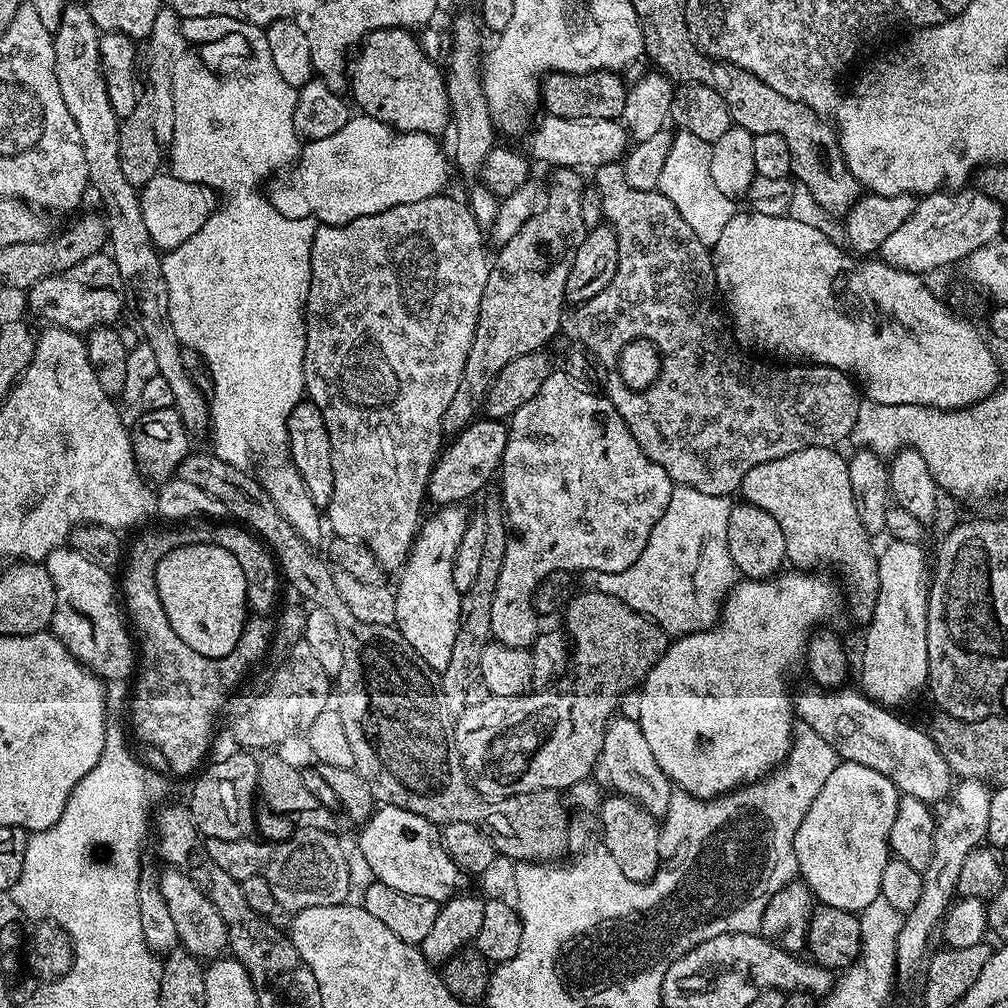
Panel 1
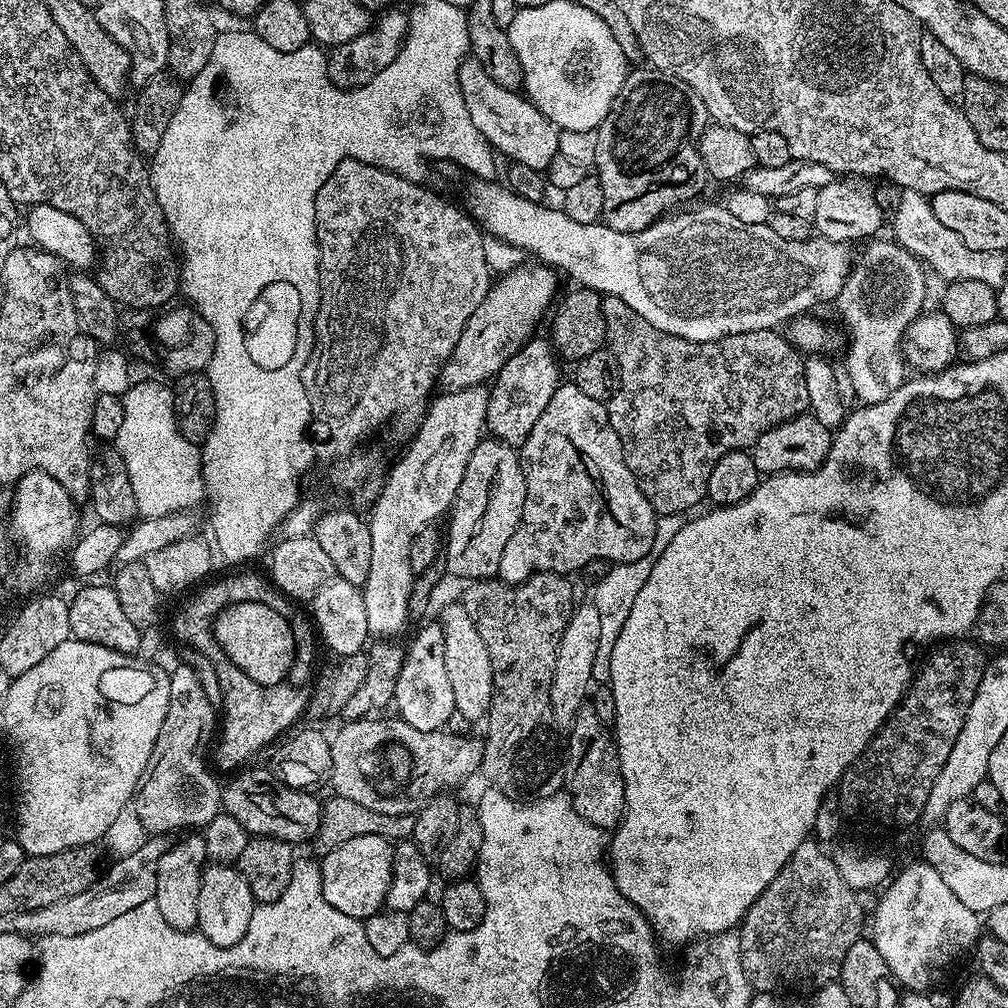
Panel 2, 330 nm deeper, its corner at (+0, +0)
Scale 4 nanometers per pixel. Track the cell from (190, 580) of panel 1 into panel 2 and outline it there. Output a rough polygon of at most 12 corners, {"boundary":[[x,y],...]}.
{"boundary":[[262,602],[221,611],[221,643],[256,680],[292,658],[288,619]]}

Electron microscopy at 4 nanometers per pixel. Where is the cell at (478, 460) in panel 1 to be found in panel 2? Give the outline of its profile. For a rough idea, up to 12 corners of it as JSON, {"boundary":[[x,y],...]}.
{"boundary":[[547,339],[523,343],[490,384],[487,431],[526,442],[562,383]]}

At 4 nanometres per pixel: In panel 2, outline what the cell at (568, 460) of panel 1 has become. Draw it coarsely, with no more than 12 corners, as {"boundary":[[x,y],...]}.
{"boundary":[[561,383],[521,444],[498,576],[646,558],[657,513],[605,401]]}

